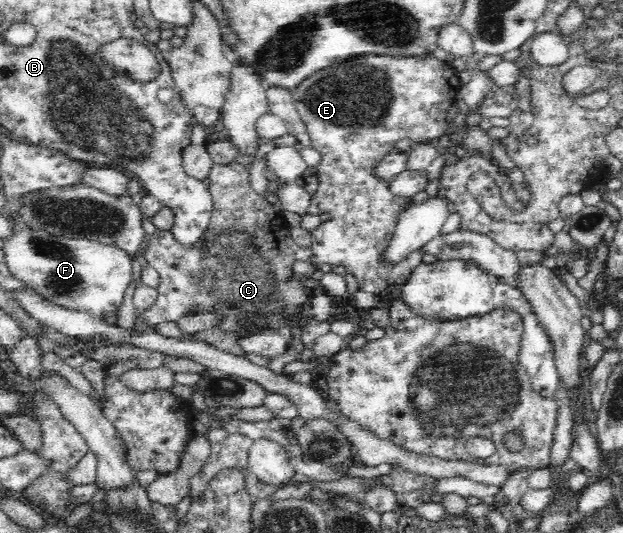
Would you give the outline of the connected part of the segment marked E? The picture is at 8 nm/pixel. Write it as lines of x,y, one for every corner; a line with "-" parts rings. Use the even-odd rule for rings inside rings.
371,53
371,55
367,54
367,57
365,57
365,63
359,61
359,59
349,58
349,75
343,73
343,67
341,67
341,65
333,65
333,67
328,66
321,69
321,71
313,73
313,75
309,75
307,79
301,81
301,83
291,92
296,109
307,128
310,137
310,146
313,147
315,151
321,153
321,161
319,161
319,165
310,170
316,175
317,179
319,179
320,186
318,186
317,191
313,193
307,211
307,216
319,218
319,223
317,223
317,226
315,226
315,229
312,231
312,241
310,246
312,254
308,259
309,263
312,263
315,266
315,269
319,269
319,267
325,263
328,263
331,266
343,265
347,272
356,277
359,291
373,293
377,296
378,294
381,295
382,293
385,293
385,289
391,287
391,285
405,285
411,273
413,273
413,270
423,263
422,259
423,255
425,255
425,250
423,250
423,248
415,248
412,252
409,252
406,256
403,256
396,262
391,262
391,260
387,262
385,258
381,258
385,257
385,251
387,251
387,247
391,245
391,239
393,239
393,235
395,235
399,215
401,215
401,213
403,213
413,201
411,201
411,197
401,197
397,196
397,194
393,194
389,187
390,181
381,178
381,176
377,176
377,173
375,173
375,167
377,167
379,161
383,160
388,153
395,150
395,143
397,143
399,139
407,138
412,139
414,142
422,142
425,140
434,141
445,134
451,134
451,129
446,120
446,111
451,105
453,105
456,99
458,99
459,89
462,86
462,83
459,81
459,76
459,71
457,71
450,62
441,61
435,58
433,54
428,55
427,57
417,57
403,56
403,54
399,56
391,56
387,54

